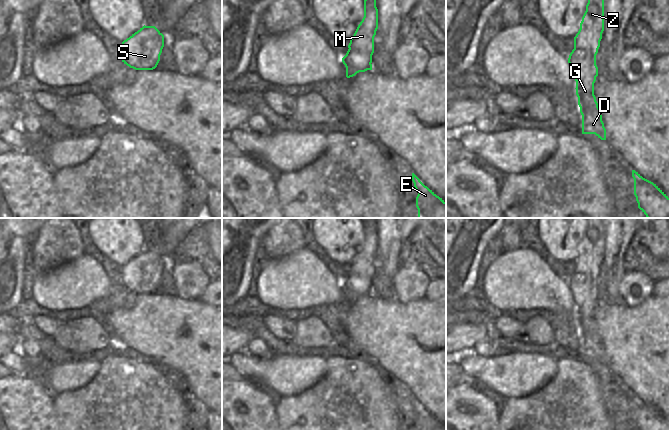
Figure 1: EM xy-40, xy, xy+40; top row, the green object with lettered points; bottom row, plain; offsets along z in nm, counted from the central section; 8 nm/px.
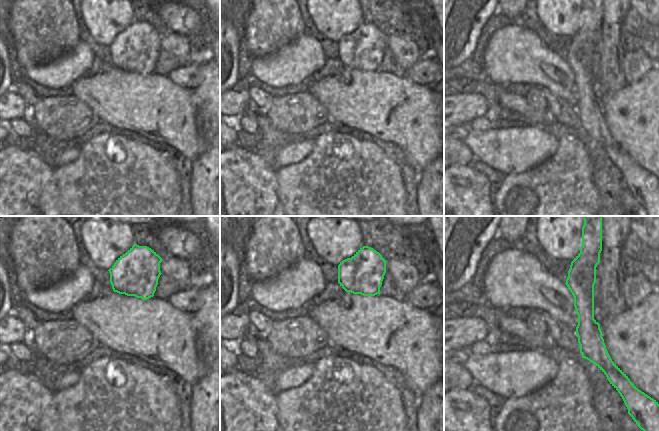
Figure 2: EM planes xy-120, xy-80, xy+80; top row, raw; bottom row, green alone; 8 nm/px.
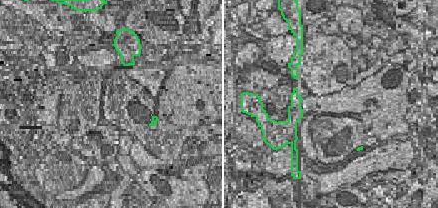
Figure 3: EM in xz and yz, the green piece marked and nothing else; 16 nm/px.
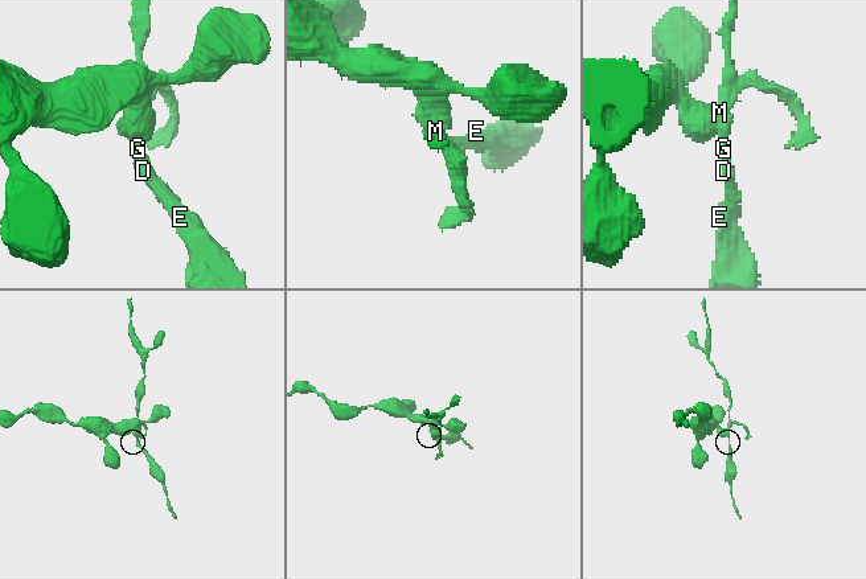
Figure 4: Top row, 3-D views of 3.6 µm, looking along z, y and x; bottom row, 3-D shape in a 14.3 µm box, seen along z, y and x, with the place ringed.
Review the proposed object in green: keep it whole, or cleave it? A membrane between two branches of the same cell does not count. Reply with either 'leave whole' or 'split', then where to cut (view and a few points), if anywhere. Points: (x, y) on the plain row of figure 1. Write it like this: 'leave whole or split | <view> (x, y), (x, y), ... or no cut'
split | xy (349, 272), (353, 275), (365, 275), (370, 287)

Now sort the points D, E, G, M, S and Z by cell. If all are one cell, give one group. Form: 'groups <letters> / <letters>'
groups D E G M Z / S

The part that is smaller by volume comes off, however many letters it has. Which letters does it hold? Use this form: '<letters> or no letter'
D, E, G, M, Z

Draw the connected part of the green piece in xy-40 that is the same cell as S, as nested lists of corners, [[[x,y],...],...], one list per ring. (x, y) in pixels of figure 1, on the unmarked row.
[[[143,250],[122,266],[120,283],[135,294],[153,294],[160,285],[164,259],[155,250]]]

